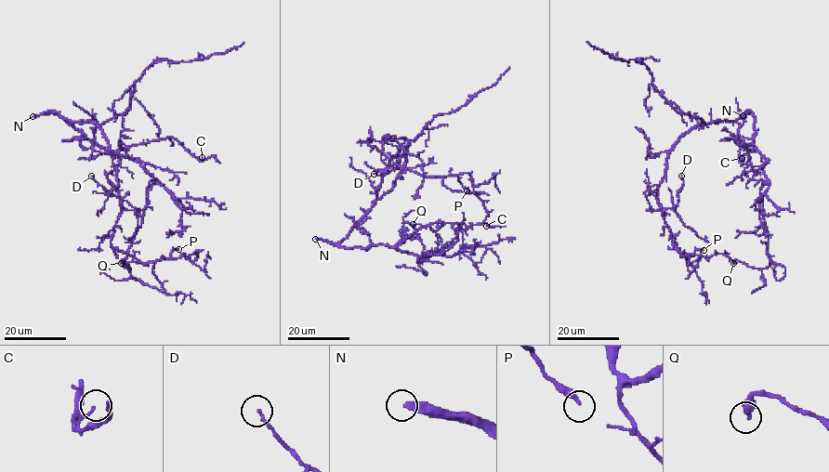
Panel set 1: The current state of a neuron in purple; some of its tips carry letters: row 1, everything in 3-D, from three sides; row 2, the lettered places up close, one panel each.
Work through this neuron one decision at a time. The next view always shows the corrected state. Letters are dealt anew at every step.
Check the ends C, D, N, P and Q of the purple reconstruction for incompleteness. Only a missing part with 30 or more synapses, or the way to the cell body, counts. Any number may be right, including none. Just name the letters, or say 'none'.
N

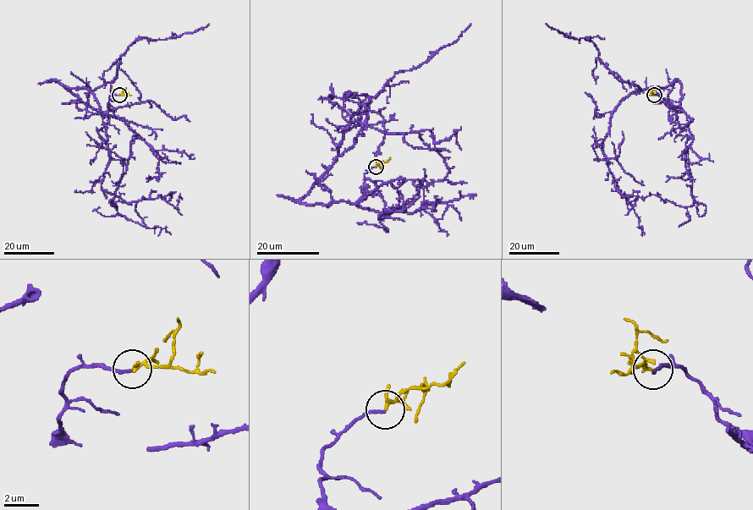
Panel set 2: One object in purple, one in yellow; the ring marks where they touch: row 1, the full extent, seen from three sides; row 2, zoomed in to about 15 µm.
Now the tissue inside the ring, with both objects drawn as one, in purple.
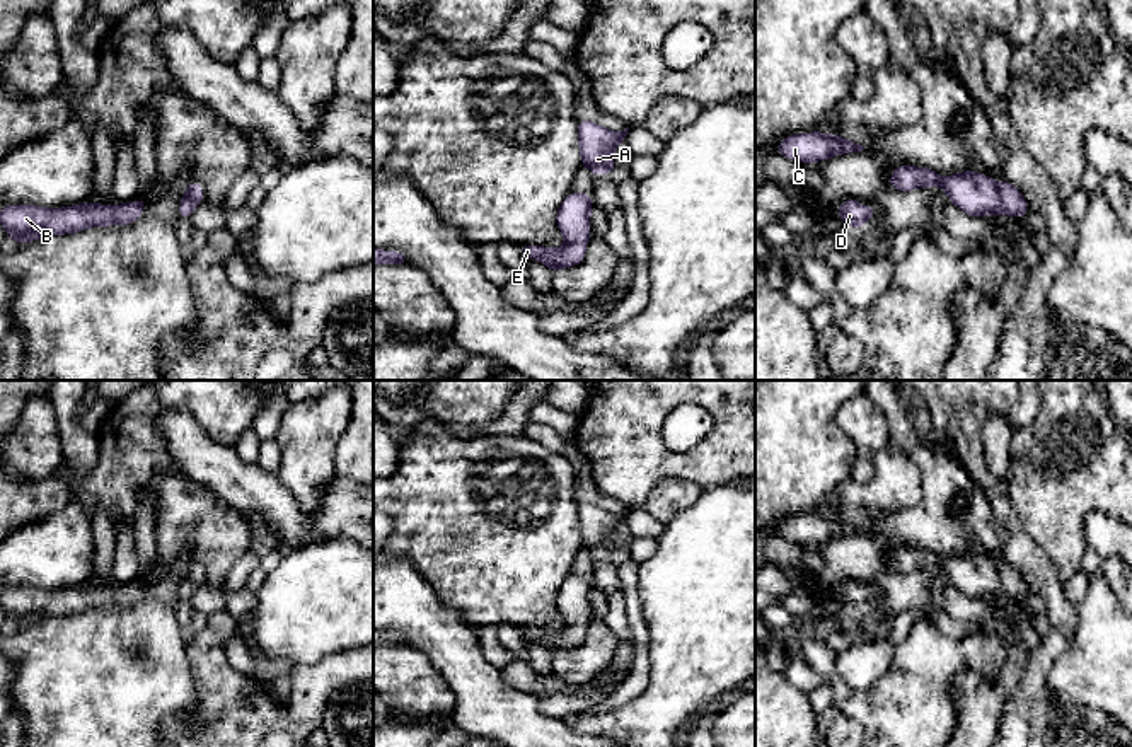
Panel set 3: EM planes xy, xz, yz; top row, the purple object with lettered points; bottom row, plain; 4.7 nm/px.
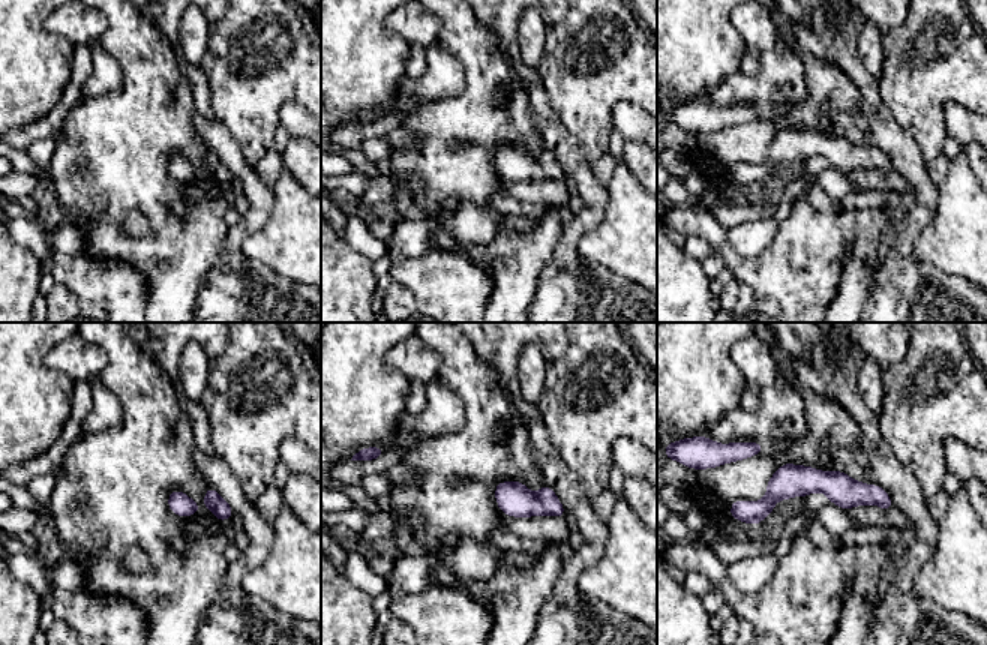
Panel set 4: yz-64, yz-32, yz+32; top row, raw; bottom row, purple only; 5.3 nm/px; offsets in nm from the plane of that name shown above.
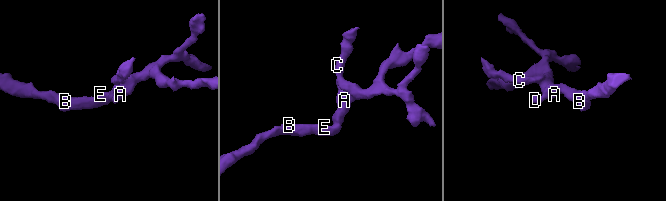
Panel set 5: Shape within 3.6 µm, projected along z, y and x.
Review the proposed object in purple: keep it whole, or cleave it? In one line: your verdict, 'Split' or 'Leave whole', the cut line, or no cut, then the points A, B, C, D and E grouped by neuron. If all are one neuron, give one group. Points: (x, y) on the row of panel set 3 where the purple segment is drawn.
Leave whole. No split. Groups: A B C D E

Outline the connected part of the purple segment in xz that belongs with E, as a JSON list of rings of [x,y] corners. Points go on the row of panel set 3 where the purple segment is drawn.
[[[571,191],[556,213],[556,223],[564,237],[564,246],[551,249],[544,246],[520,246],[522,258],[534,258],[546,264],[554,275],[559,268],[578,266],[586,256],[590,240],[590,213],[593,208],[590,193]]]

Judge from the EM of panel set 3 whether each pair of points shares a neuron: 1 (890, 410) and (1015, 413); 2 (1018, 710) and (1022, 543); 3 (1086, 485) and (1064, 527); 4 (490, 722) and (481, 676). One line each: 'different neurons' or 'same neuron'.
1: different neurons
2: same neuron
3: same neuron
4: same neuron

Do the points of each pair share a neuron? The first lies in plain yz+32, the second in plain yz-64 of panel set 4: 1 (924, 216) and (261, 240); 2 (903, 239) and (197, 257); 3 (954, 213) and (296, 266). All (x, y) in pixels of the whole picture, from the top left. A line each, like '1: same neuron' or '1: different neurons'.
1: different neurons
2: different neurons
3: same neuron

